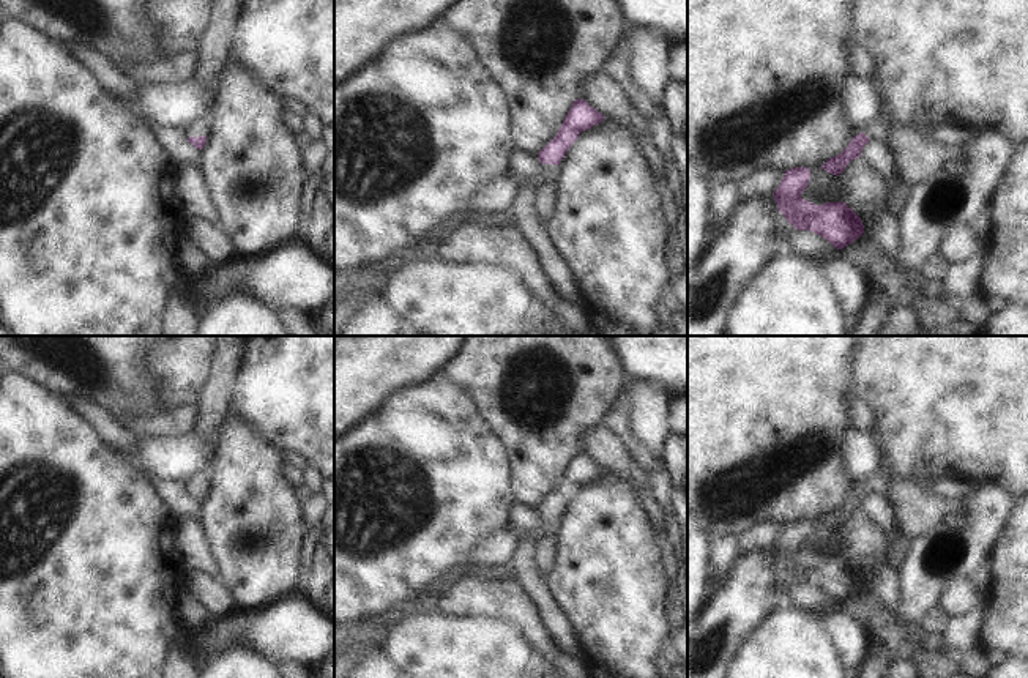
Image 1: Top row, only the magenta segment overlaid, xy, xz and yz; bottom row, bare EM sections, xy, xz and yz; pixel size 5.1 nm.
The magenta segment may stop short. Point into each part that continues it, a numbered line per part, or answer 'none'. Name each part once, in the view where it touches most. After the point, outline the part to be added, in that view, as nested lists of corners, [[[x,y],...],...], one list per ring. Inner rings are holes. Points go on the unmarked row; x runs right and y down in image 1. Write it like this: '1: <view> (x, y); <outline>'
1: xy (197, 481); [[[194,475],[188,481],[184,481],[184,484],[186,484],[188,490],[205,489],[207,487],[207,478],[200,476],[200,475]]]

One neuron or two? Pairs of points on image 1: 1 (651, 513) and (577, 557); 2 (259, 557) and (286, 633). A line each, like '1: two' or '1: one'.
1: two
2: two

